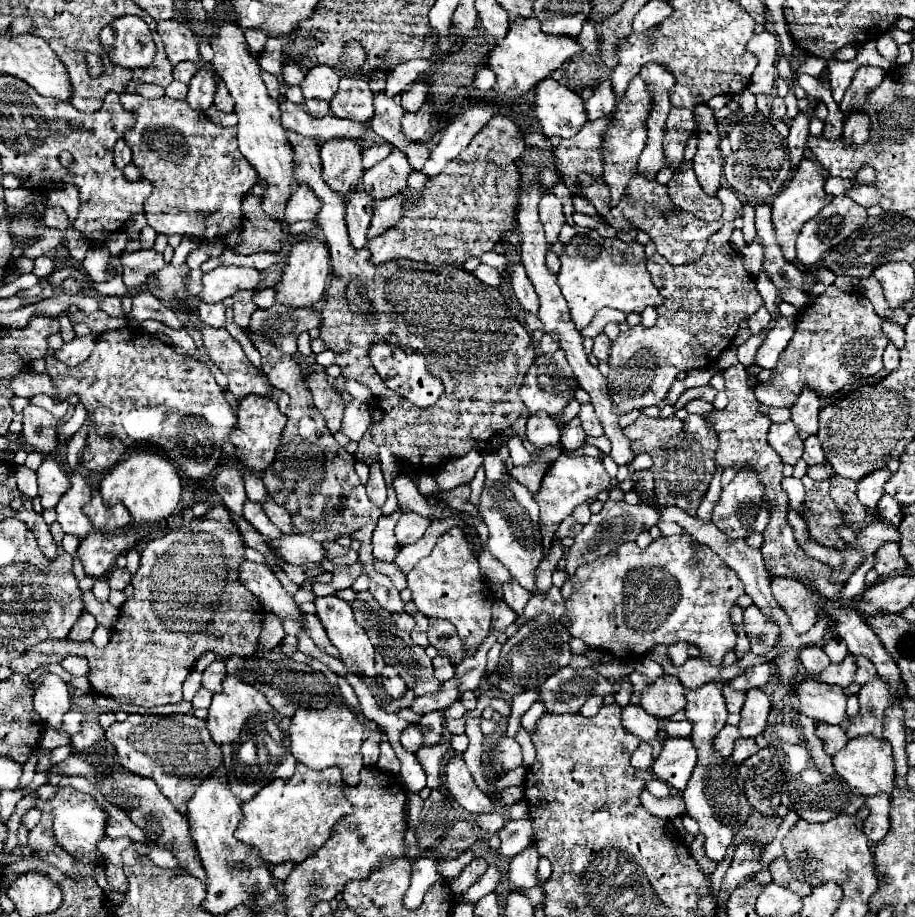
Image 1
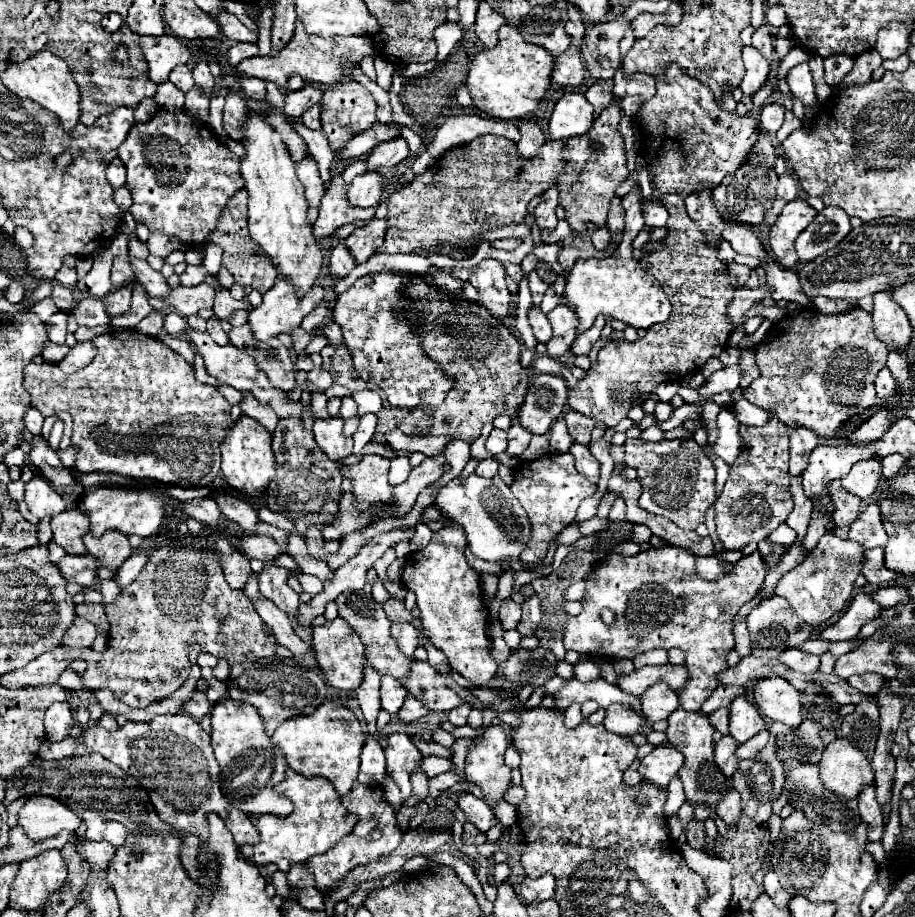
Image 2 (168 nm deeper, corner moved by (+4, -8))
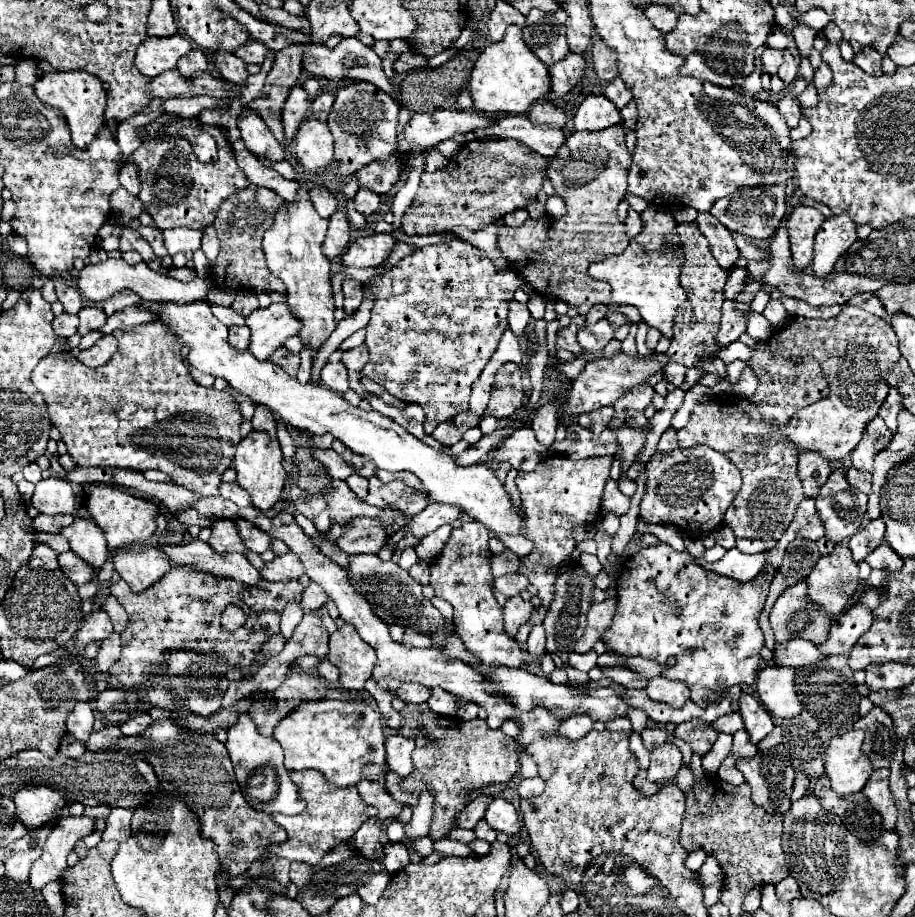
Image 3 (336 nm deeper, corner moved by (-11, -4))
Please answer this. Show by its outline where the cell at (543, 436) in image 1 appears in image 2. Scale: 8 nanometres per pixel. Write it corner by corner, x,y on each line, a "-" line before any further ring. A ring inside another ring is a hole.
519,424
511,426
507,432
507,450
505,454
511,458
521,458
523,450
529,446
531,442
531,434
525,432
525,428
521,428

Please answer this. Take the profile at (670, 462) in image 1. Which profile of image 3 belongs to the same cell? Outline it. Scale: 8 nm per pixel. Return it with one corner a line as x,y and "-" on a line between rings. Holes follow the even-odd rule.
702,444
692,448
676,448
664,454
656,452
646,462
646,470
648,470
648,486
640,504
642,520
648,524
674,524
686,534
708,534
718,524
722,524
726,508
730,506
730,502
734,500
736,492
742,486
740,470
726,456
722,456
712,448
704,448

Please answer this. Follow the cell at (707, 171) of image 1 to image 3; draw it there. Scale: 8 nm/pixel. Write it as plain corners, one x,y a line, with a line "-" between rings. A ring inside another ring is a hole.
700,212
696,218
696,224
698,224
700,232
708,238
712,254
720,262
720,266
732,268
736,264
736,258
740,256
738,246
732,238
732,232
728,232
724,228
724,224
720,224
710,212

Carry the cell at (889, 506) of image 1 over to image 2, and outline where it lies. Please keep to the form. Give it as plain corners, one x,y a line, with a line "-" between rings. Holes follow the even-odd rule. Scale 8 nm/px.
875,502
867,504
859,514
859,518
849,526
847,540
857,542
863,552
871,548
883,548
887,544
887,536
885,536
879,508

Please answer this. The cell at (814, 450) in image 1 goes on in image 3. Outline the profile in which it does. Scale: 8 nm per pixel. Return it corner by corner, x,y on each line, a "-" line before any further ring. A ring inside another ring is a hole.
842,468
832,470
826,484
820,488
816,510
824,522
826,538
836,544
850,538
866,524
866,496
852,490
846,480
846,470

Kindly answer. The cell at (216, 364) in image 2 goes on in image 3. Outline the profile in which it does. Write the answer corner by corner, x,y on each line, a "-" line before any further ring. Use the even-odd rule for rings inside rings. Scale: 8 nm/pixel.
200,300
190,306
176,306
176,304
162,304
162,308
152,308
158,320
170,326
170,330
190,346
188,360
194,368
208,372
216,378
224,378
236,390
244,392
258,404
266,404
274,410
286,424
292,428
302,428
312,434
330,432
334,438
342,440
352,452
368,456
374,460
376,468
382,470
410,470
414,472
422,484
426,486
430,498
434,502
458,506
462,512
472,516
476,522
484,524
494,536
518,536
524,528
524,506
514,506
506,486
496,478
494,470
488,464
474,464
468,468
456,466
452,456
440,454
438,450
426,446
416,436
406,432
400,424
392,418
382,416
380,412
366,412
348,404
338,392
326,390
320,384
300,384
296,378
290,378
278,364
270,360
256,360
252,352
236,352
228,344
228,326
224,326
214,314
210,312
210,302

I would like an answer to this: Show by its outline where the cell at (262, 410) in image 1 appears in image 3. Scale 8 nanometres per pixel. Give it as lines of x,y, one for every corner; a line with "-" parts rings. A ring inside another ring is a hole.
252,430
246,438
240,440
234,456
234,468
238,474
238,484
252,494
252,506
260,510
270,510
274,502
280,498
282,488
286,484
286,470
282,466
282,448
276,438
270,438
264,430

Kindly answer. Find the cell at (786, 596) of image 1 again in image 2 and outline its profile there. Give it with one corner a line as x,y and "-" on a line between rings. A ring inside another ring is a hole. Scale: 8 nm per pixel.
827,532
819,540
817,548
797,568
787,572
779,580
779,584
775,586
775,594
783,596
797,612
797,616
801,616
813,628
817,628
841,614
841,610
845,610
847,602
851,600
853,582
861,572
861,560
863,552
861,548
857,548
857,544
849,544
849,540

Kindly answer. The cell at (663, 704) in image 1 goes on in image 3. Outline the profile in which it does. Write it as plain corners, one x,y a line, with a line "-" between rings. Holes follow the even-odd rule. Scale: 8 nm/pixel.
658,676
658,678
648,680
646,692
648,692
648,696
652,700
670,704
672,708
682,708
684,702
690,698
690,690
688,690
688,686
684,682
668,680
664,676

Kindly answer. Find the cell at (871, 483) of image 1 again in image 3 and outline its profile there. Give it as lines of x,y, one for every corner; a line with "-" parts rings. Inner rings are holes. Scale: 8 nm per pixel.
876,416
872,422
868,422
864,436
860,440
860,444
856,446
856,450
850,454
852,466
858,470
874,470
874,458
886,448
886,444
892,442
892,432
888,432
884,420
880,416

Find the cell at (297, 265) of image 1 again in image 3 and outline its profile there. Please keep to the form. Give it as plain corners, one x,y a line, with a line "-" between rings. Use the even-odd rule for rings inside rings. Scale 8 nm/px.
278,302
278,304
270,304
266,308
254,310
246,318
246,326
252,330
250,352
258,360
266,360
288,338
292,338
300,332
300,320
296,320
296,316
292,316
288,302

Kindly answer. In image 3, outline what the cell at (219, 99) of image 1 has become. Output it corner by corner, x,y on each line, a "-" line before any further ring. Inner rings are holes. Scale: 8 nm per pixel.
244,108
238,118
238,128
246,148
256,156
268,156
270,160
284,160
284,146
276,140
270,128
256,116
256,112

